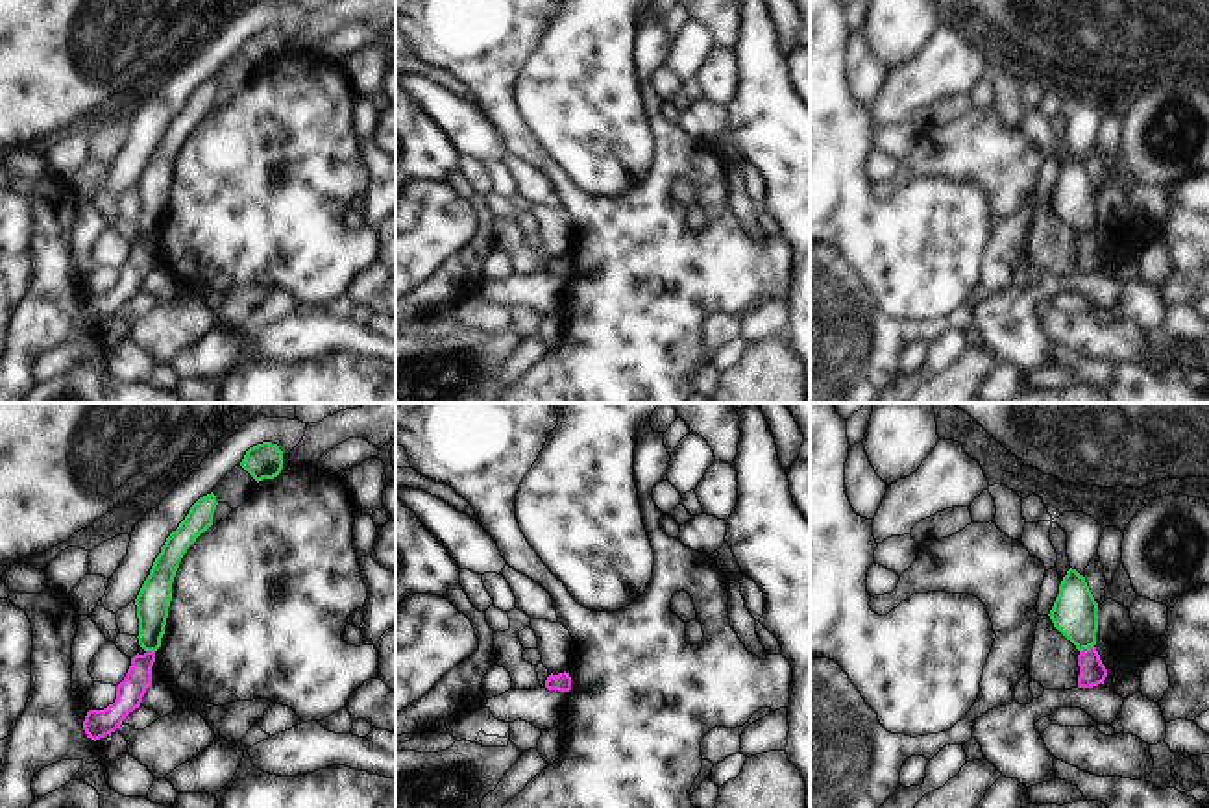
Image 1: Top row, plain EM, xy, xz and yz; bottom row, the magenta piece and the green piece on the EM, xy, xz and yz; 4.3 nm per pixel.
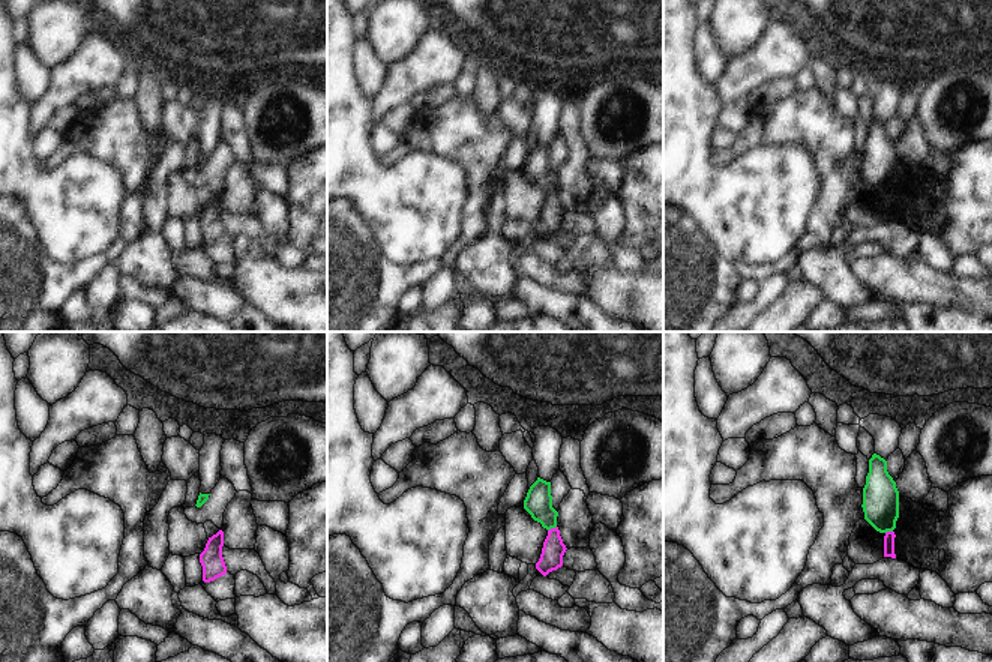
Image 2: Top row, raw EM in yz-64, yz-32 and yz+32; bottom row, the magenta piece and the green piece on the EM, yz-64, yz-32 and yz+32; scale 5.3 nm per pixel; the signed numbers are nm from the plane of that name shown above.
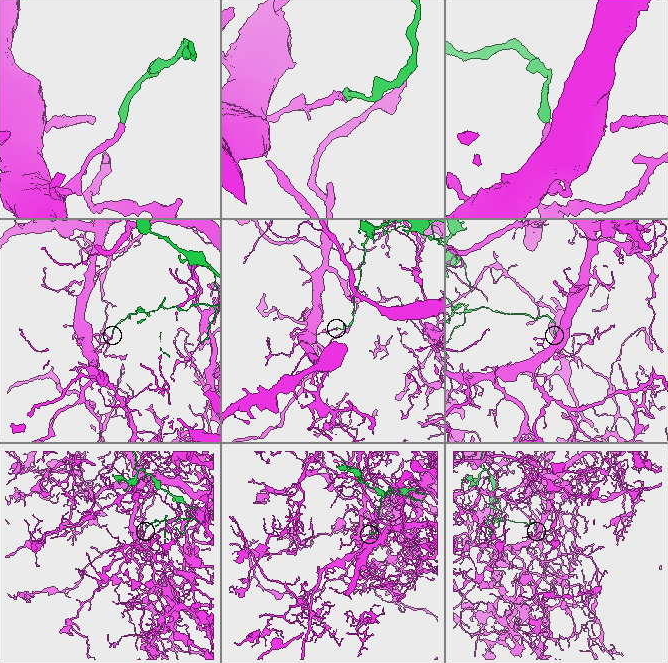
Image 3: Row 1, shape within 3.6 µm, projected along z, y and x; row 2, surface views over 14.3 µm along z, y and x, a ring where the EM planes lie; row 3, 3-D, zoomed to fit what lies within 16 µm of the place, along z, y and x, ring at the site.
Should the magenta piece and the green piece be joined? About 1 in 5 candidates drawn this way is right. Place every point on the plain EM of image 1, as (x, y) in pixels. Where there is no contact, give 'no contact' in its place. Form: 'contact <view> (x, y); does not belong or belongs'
contact yz (1086, 235); does not belong

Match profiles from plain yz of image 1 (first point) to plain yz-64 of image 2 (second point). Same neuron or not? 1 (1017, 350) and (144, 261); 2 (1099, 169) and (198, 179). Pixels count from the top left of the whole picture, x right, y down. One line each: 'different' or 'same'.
1: same
2: same

